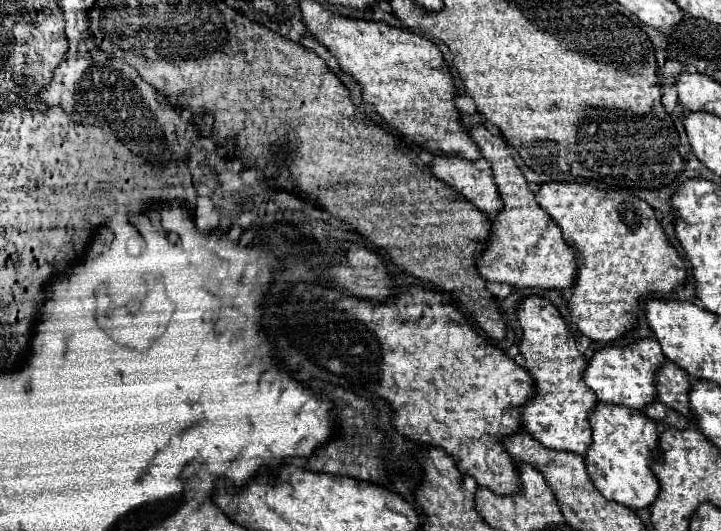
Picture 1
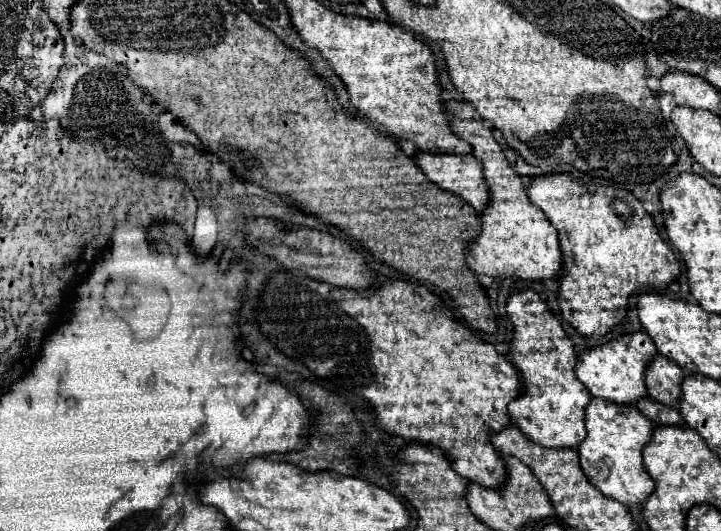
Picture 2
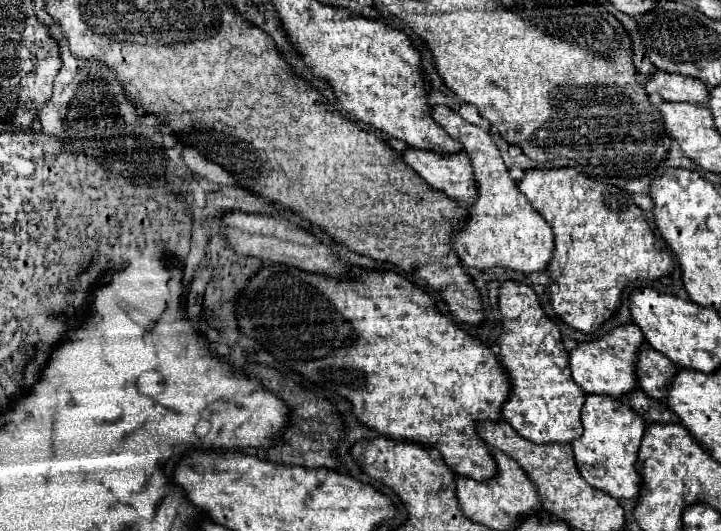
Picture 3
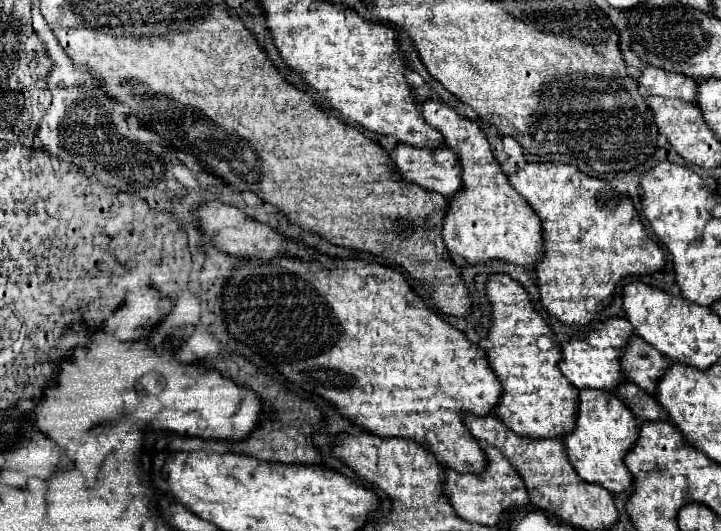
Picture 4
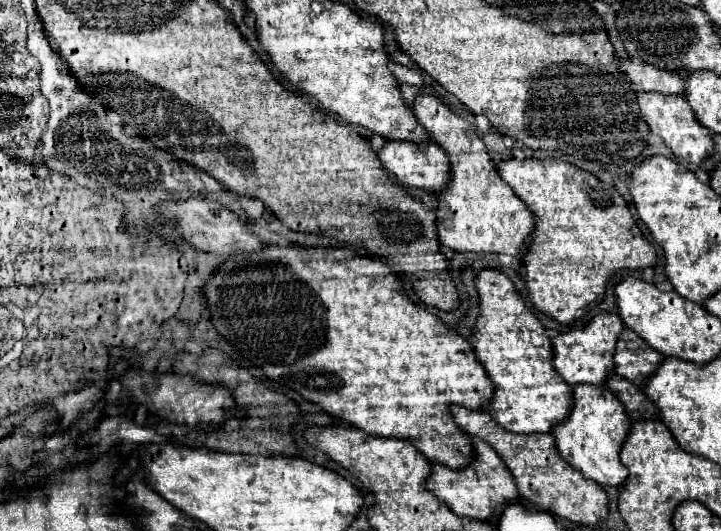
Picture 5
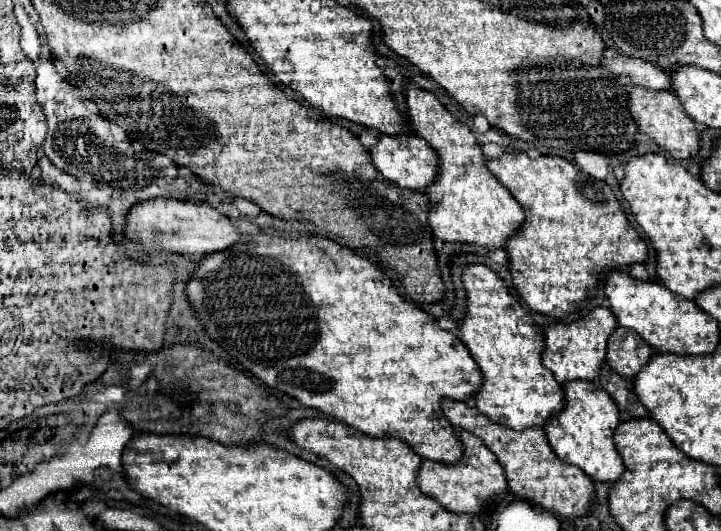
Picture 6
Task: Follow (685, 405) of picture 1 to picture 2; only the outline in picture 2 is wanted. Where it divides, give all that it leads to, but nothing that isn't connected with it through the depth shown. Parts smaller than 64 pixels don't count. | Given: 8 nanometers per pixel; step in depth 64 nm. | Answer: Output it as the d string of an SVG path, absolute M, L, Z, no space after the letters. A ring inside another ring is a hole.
M656 354L652 362L646 366L644 378L646 378L648 396L652 400L658 400L668 406L676 406L680 398L680 382L684 378L684 372L678 364L674 364L666 356Z

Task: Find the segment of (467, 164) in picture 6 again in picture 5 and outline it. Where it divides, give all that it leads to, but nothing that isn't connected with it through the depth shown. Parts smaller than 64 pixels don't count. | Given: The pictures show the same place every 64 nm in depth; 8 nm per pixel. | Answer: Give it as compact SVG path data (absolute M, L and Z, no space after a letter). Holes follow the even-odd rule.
M418 94L412 106L412 112L416 120L424 126L430 140L442 150L446 150L450 158L450 182L442 192L436 192L438 198L438 214L436 214L436 226L438 226L438 238L444 246L452 250L472 250L472 252L504 252L510 256L518 256L518 252L528 244L528 238L532 234L532 212L526 208L526 204L512 192L512 188L498 176L496 164L492 162L482 138L476 134L474 126L462 118L458 118L446 104L442 104L438 98L430 94Z

